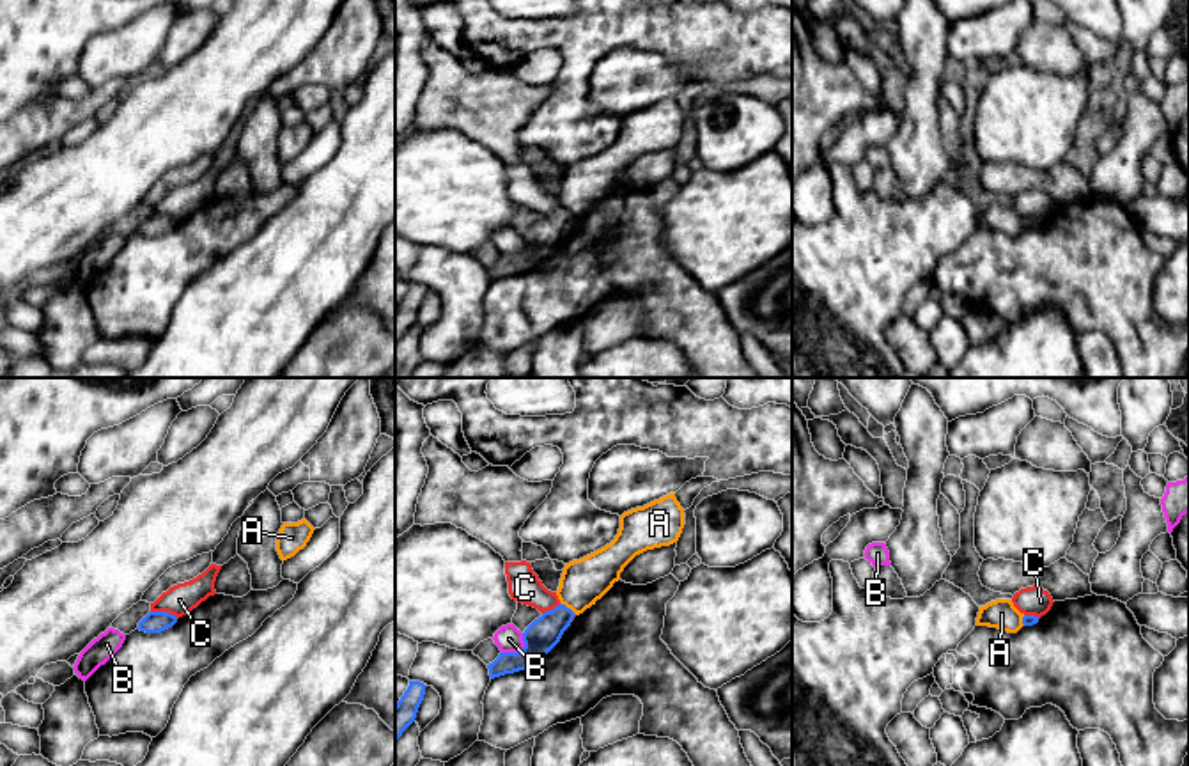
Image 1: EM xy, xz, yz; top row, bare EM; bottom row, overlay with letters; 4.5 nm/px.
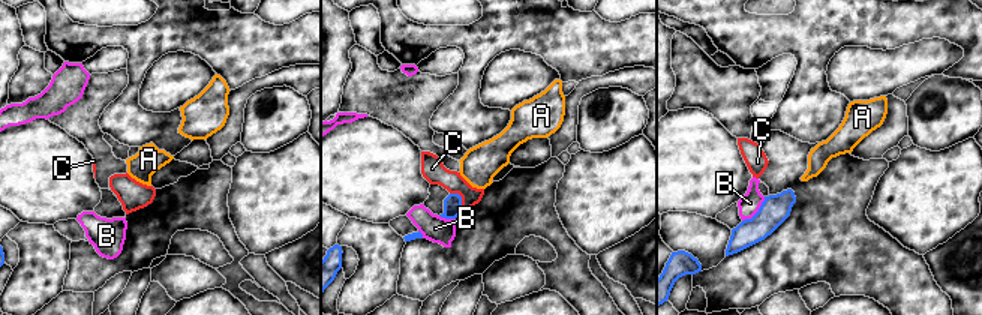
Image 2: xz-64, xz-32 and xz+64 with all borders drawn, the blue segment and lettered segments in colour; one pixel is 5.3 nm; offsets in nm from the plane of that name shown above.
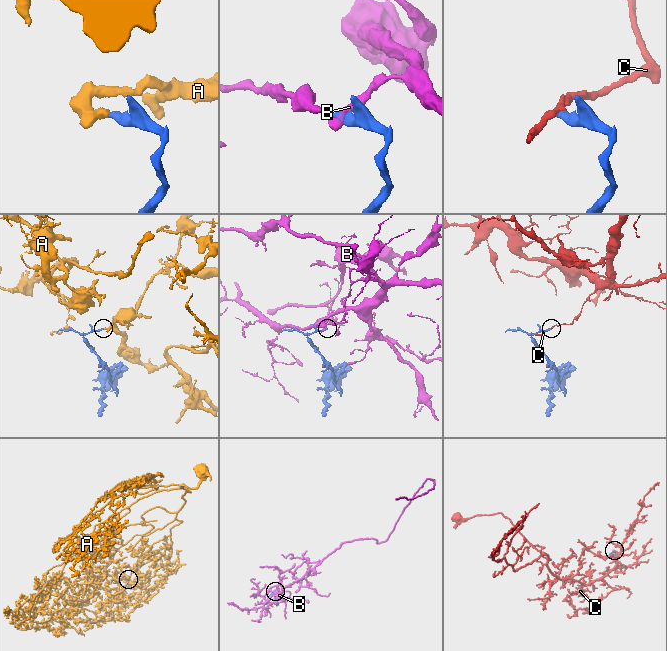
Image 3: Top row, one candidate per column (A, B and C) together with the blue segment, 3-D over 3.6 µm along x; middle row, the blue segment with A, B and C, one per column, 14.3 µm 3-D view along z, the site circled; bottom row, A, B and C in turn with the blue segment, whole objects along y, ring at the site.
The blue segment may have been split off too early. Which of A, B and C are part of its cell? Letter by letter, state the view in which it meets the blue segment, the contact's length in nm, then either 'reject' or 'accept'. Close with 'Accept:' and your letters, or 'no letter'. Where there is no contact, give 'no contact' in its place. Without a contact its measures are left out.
A: xz | 100 nm | reject
B: xz | 140 nm | reject
C: xy | 130 nm | reject
Accept: no letter

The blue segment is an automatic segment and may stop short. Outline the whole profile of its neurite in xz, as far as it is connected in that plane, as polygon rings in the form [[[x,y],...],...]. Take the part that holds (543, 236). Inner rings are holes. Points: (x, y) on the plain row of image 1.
[[[558,207],[535,222],[523,236],[525,250],[519,255],[500,255],[487,268],[491,282],[528,271],[533,264],[544,261],[571,229],[574,215],[565,207]]]

